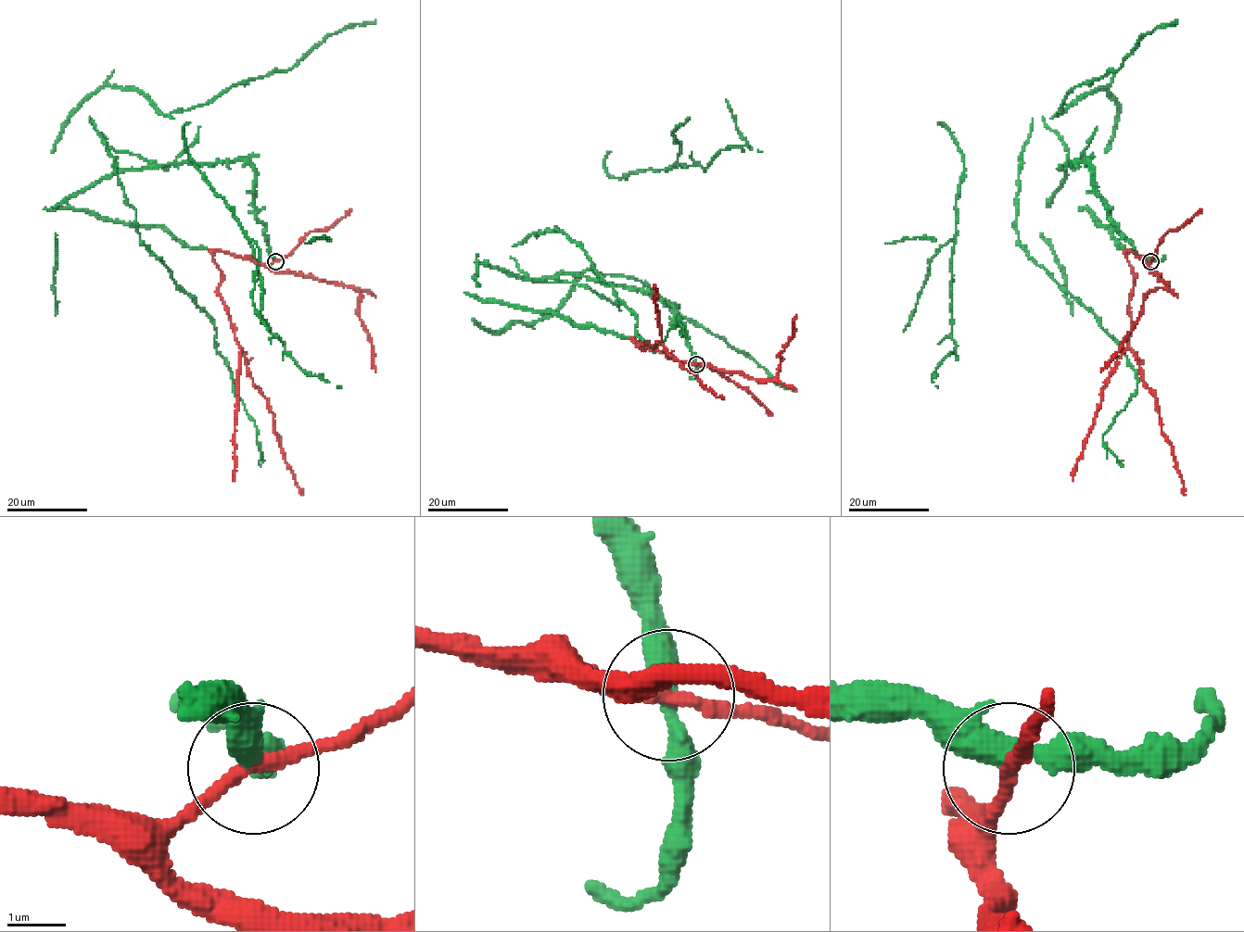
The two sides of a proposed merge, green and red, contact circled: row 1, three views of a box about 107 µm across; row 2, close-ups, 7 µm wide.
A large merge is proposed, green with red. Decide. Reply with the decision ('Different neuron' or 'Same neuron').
Same neuron

